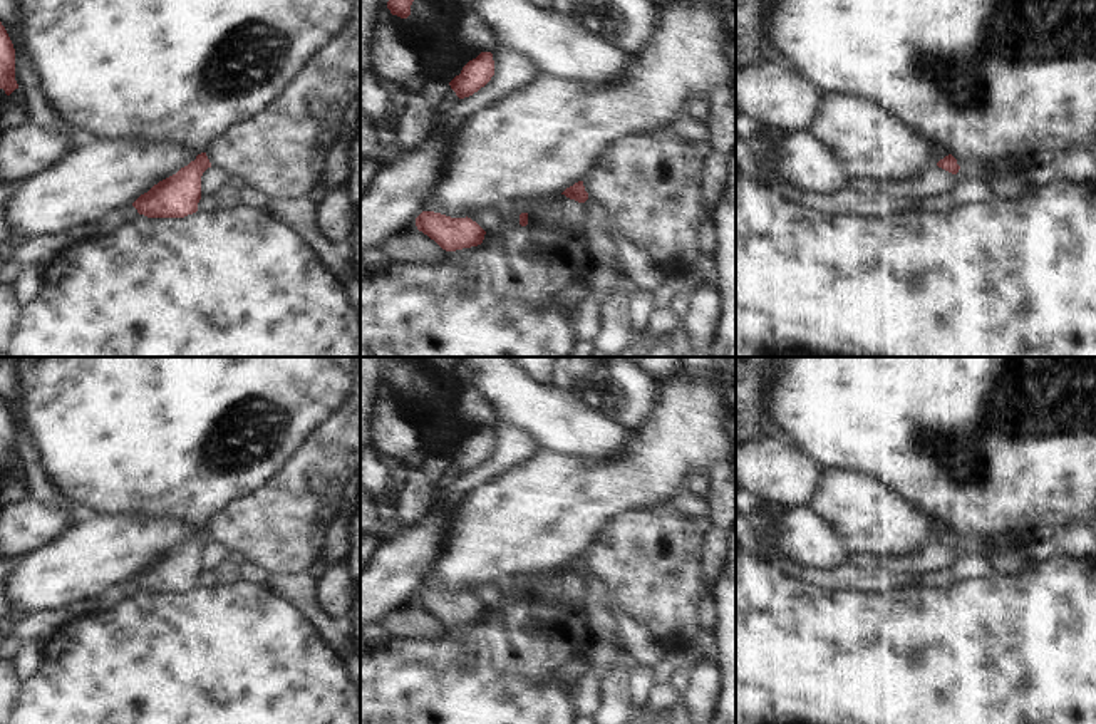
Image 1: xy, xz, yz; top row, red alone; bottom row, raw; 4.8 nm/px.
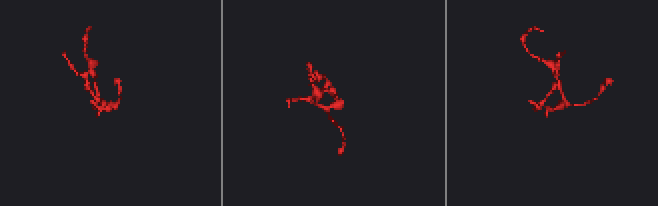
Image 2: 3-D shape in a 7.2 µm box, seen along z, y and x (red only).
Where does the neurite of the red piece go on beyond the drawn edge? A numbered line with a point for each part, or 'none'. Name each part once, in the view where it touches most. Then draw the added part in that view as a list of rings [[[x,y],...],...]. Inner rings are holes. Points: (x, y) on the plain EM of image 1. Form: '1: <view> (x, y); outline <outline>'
none

